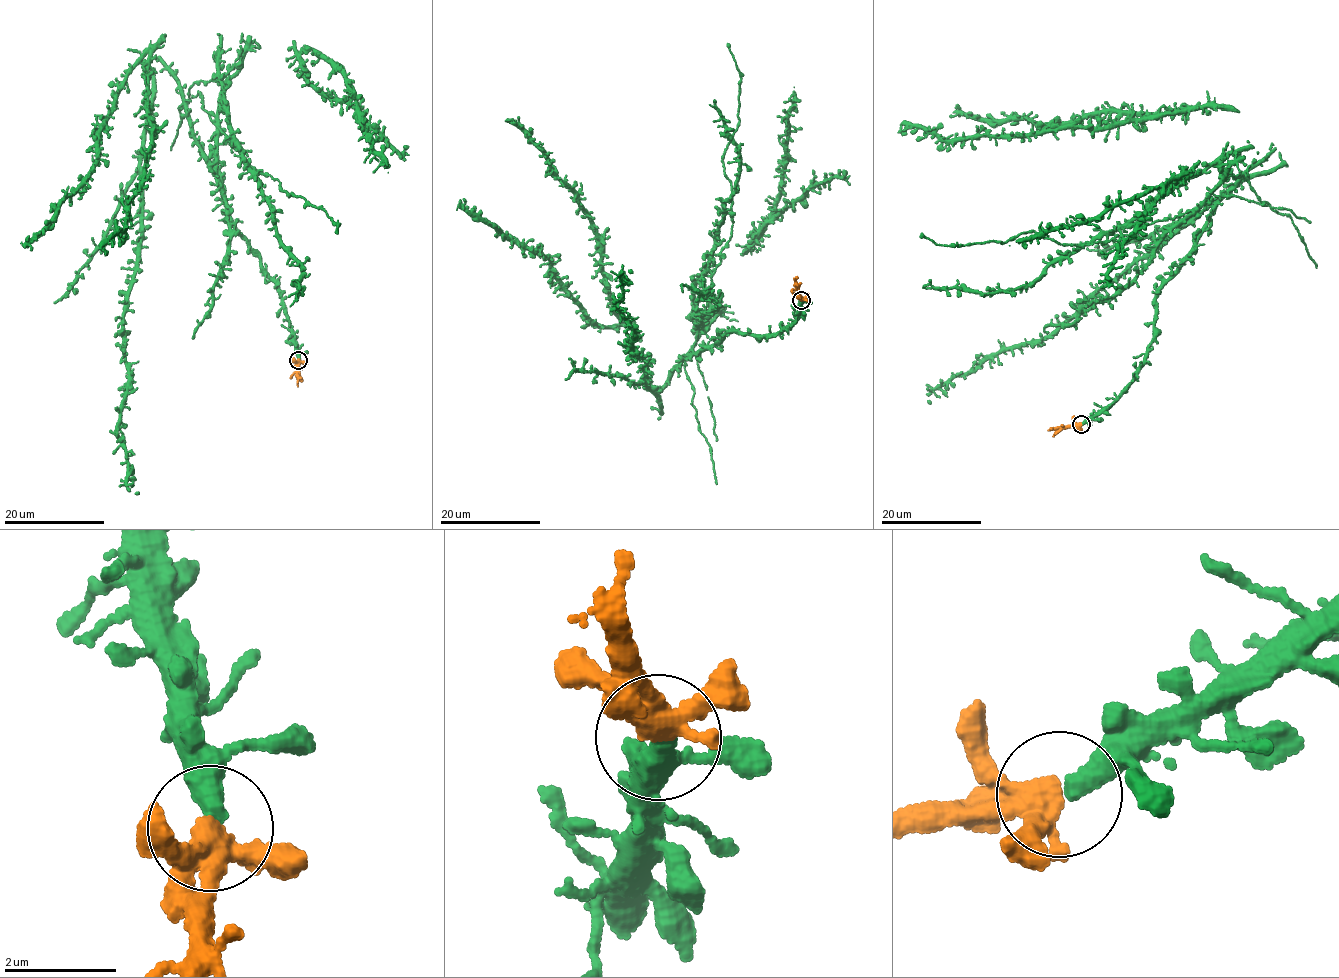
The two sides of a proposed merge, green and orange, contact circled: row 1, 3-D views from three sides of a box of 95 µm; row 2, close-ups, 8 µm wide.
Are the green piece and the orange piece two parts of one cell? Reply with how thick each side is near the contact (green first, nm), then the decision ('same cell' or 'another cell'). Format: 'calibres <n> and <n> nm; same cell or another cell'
calibres 400 and 400 nm; same cell

